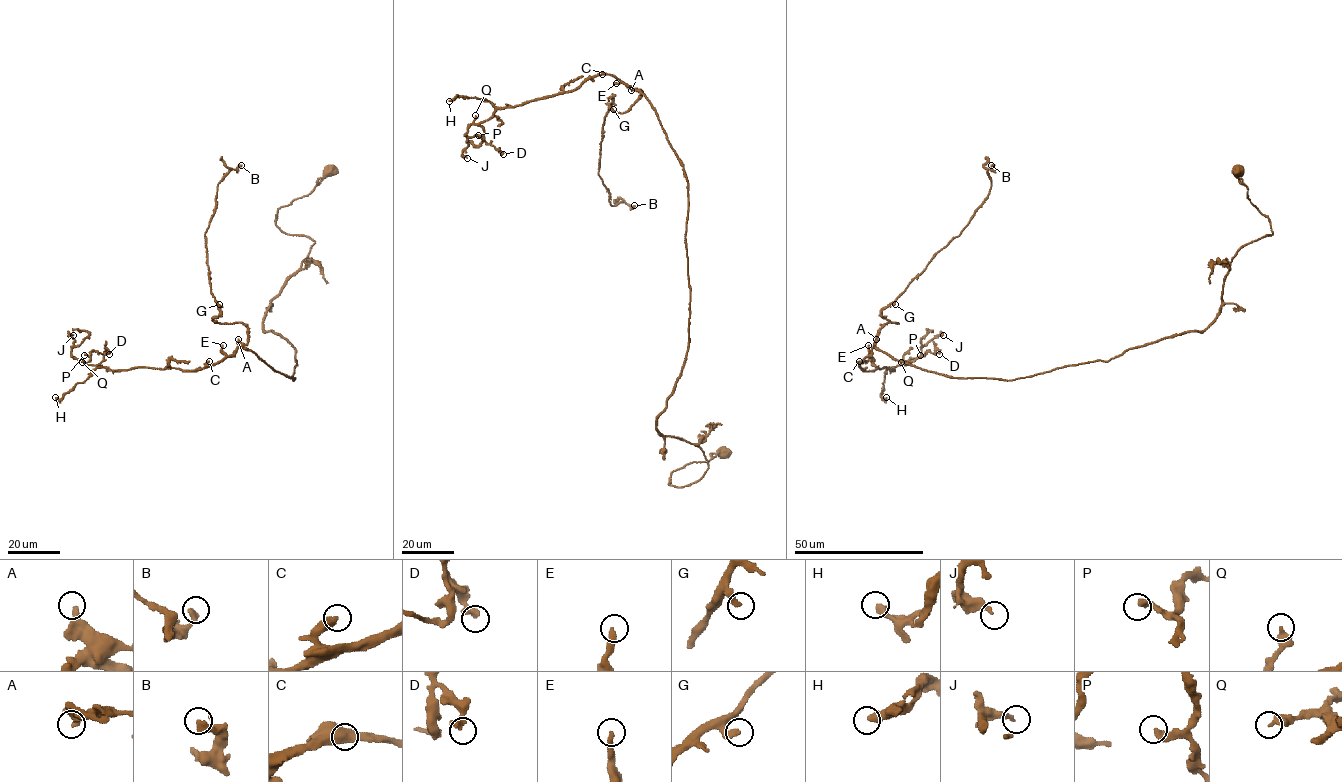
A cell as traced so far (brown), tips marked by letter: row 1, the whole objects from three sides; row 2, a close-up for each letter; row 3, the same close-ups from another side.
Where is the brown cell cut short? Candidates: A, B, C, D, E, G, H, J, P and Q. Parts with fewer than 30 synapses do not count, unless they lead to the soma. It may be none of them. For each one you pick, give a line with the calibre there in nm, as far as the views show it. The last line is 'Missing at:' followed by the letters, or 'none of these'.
Q: calibre 440 nm
Missing at: Q

